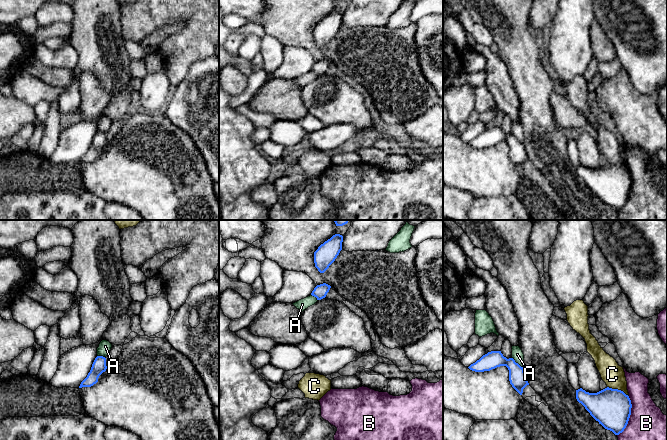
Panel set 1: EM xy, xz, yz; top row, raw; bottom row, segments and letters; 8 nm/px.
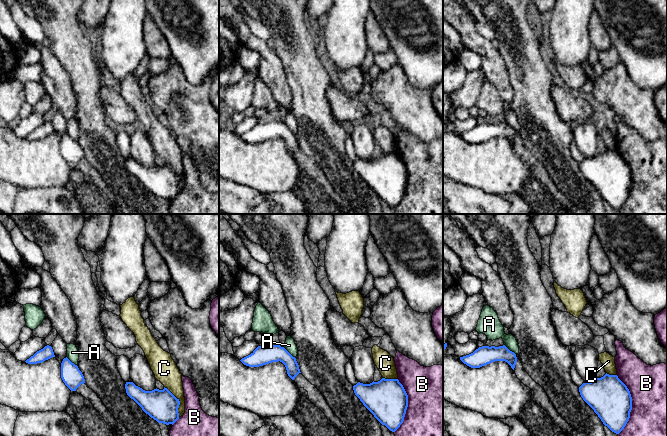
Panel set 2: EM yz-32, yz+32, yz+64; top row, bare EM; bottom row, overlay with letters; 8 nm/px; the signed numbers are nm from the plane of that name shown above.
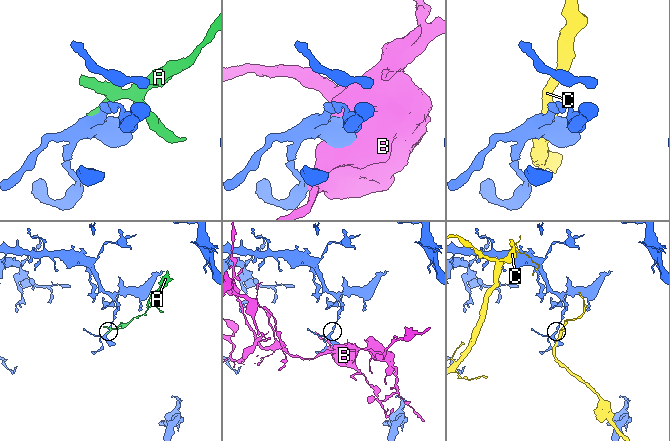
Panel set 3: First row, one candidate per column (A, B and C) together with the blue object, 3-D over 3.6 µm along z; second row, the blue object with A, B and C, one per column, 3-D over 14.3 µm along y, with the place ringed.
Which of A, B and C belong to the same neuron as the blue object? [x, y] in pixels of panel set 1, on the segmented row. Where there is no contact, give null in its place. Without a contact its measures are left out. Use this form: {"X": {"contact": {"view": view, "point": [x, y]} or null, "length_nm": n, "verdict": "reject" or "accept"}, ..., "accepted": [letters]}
{"A": {"contact": {"view": "yz", "point": [515, 362]}, "length_nm": 120, "verdict": "reject"}, "B": {"contact": {"view": "yz", "point": [629, 416]}, "length_nm": 340, "verdict": "reject"}, "C": {"contact": {"view": "yz", "point": [617, 389]}, "length_nm": 190, "verdict": "reject"}, "accepted": []}

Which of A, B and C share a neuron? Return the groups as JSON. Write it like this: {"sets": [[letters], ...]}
{"sets": [["A"], ["B"], ["C"]]}

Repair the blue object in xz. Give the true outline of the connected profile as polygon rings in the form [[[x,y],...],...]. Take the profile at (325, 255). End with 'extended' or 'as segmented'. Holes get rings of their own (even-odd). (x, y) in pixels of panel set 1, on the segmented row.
[[[333,235],[330,239],[321,244],[314,252],[315,267],[320,273],[324,273],[335,261],[342,250],[343,236]]]; as segmented

